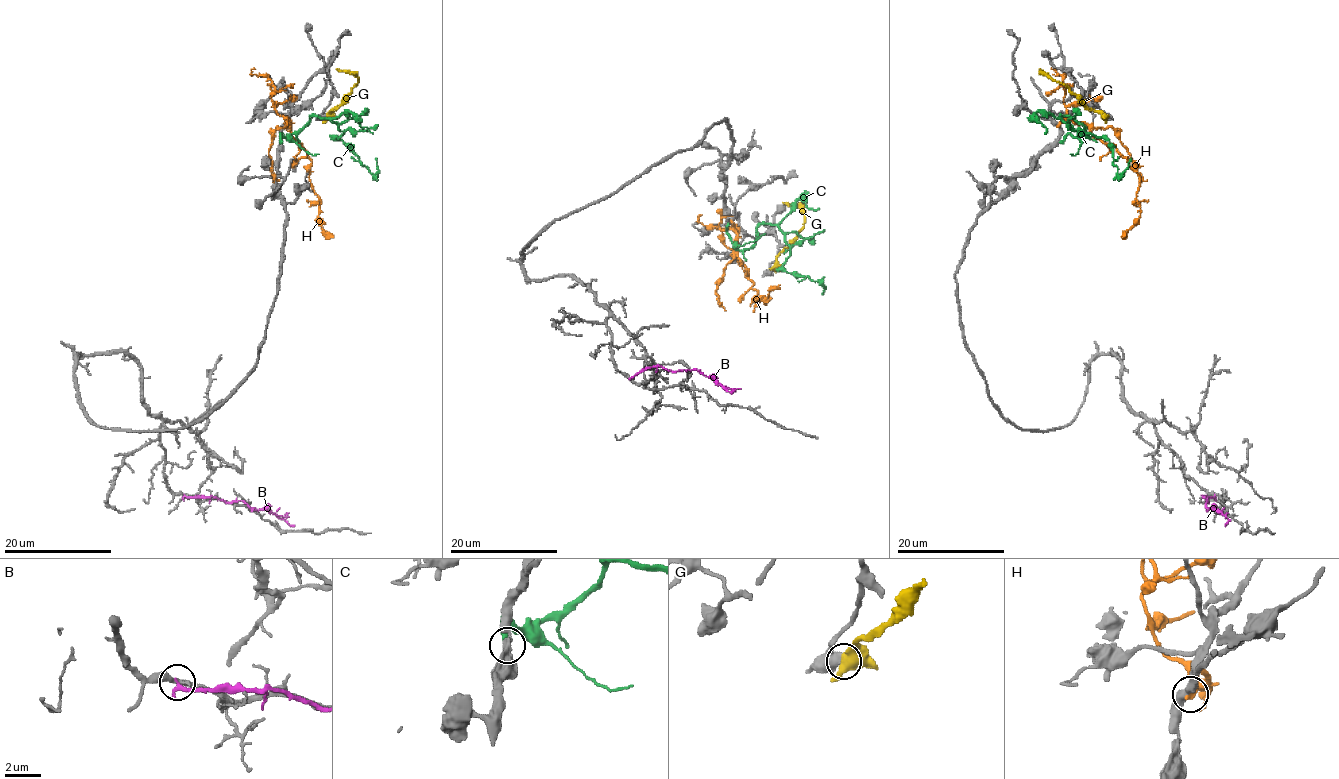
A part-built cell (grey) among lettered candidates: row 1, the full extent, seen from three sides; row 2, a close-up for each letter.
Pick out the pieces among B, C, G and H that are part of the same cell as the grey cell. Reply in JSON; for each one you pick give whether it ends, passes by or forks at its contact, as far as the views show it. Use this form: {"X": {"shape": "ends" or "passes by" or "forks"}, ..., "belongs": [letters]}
{"belongs": []}

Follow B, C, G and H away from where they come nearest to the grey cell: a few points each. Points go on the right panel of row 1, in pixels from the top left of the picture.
B: (1214, 495), (1202, 496), (1207, 502), (1206, 507), (1217, 510), (1228, 519), (1225, 526)
C: (1060, 142), (1086, 132), (1070, 116), (1060, 117), (1075, 129), (1109, 140), (1118, 174), (1131, 158)
G: (1105, 116), (1090, 111), (1062, 84), (1039, 69)
H: (1058, 125), (1063, 120), (1081, 121), (1102, 142), (1112, 144), (1137, 174), (1136, 198), (1140, 216), (1121, 237)

